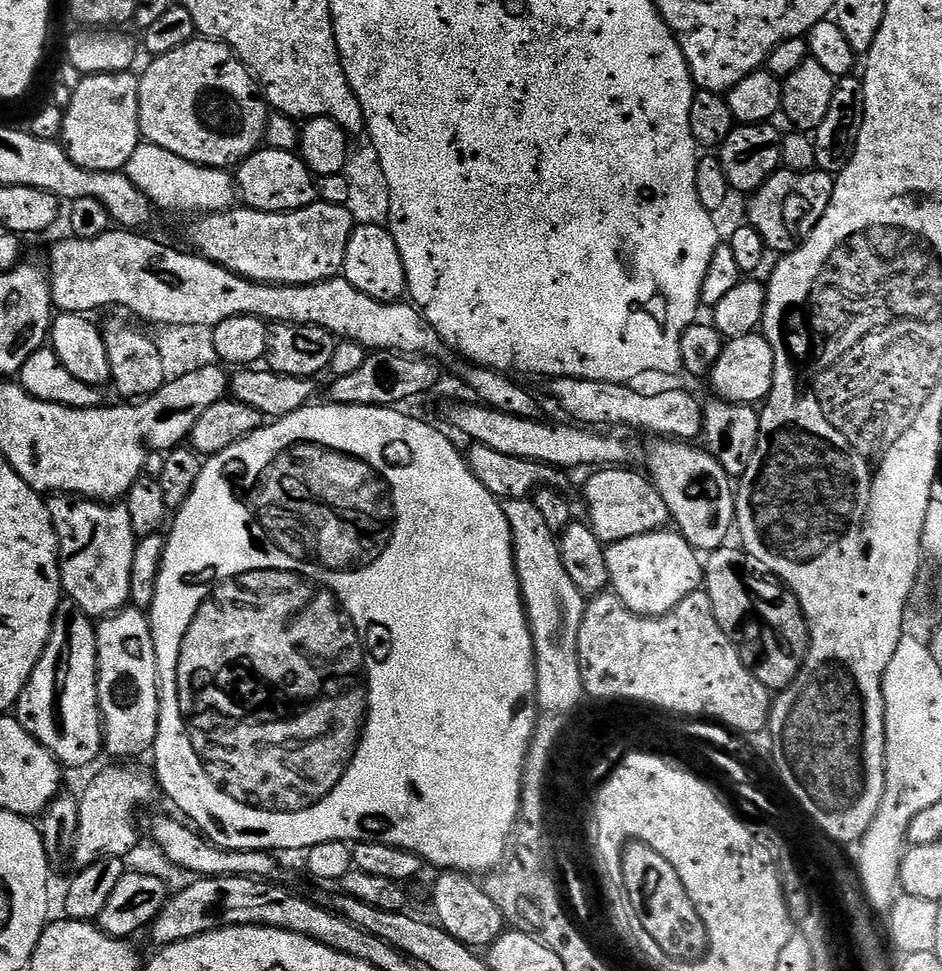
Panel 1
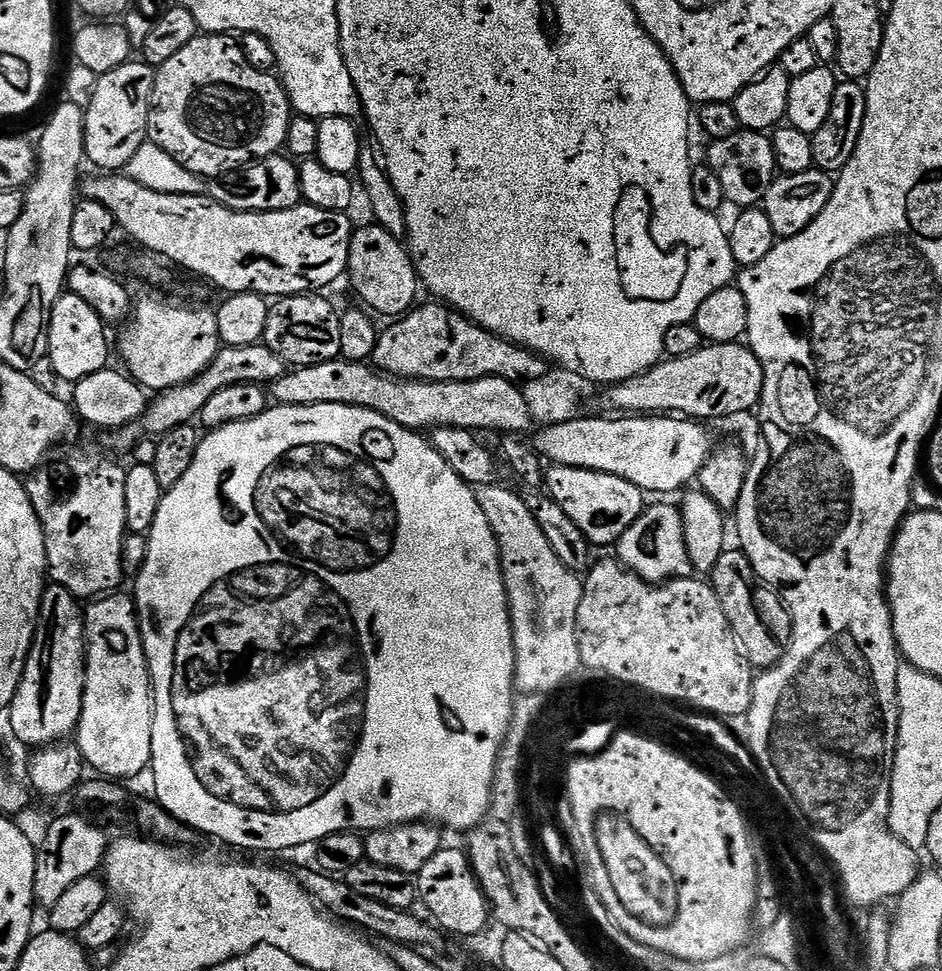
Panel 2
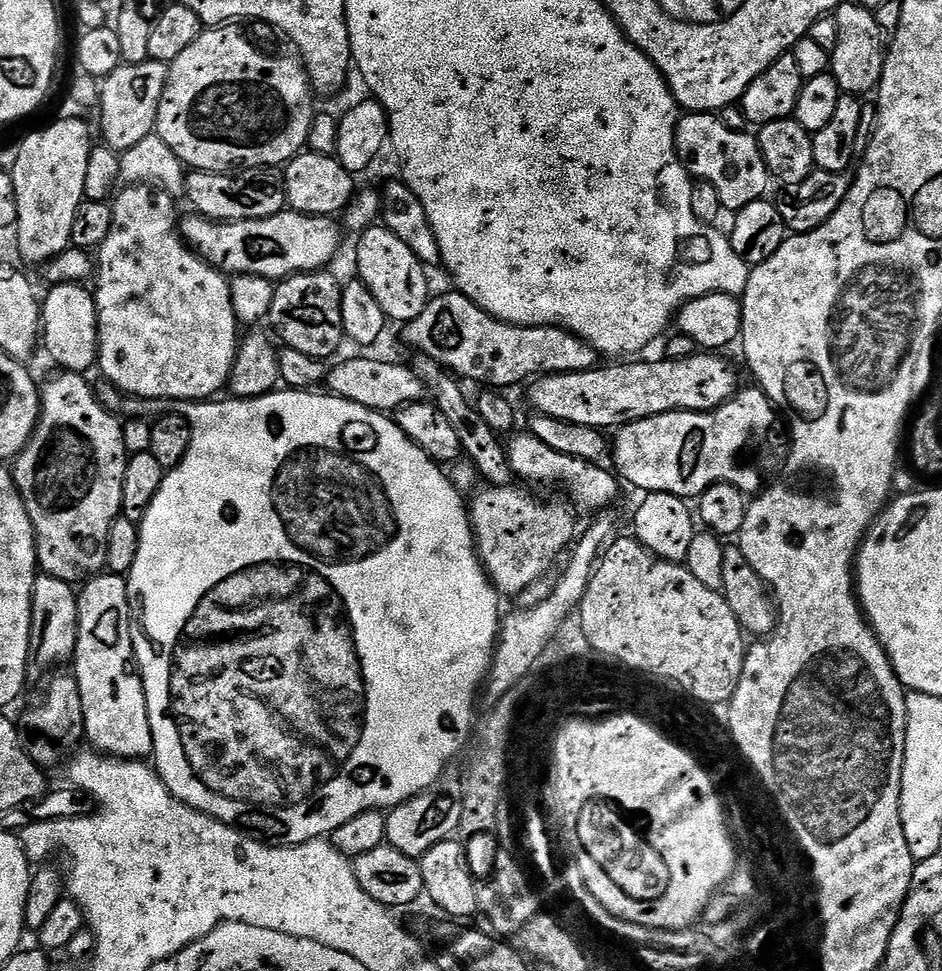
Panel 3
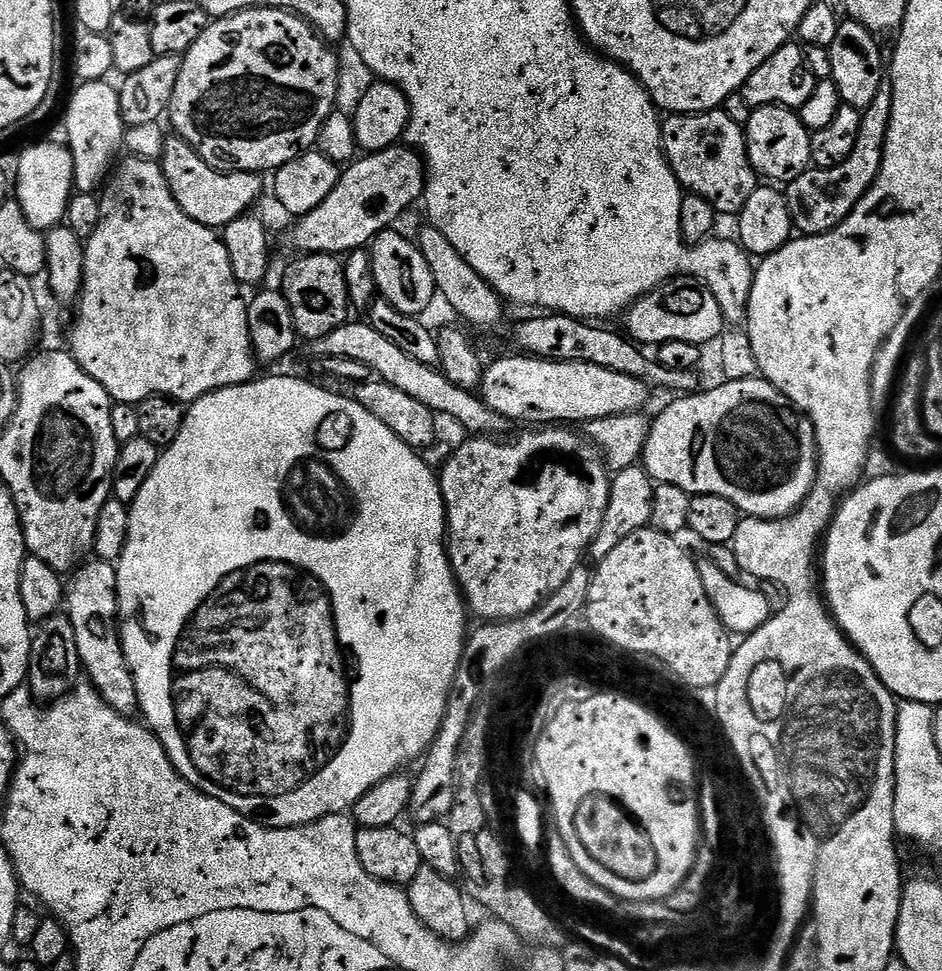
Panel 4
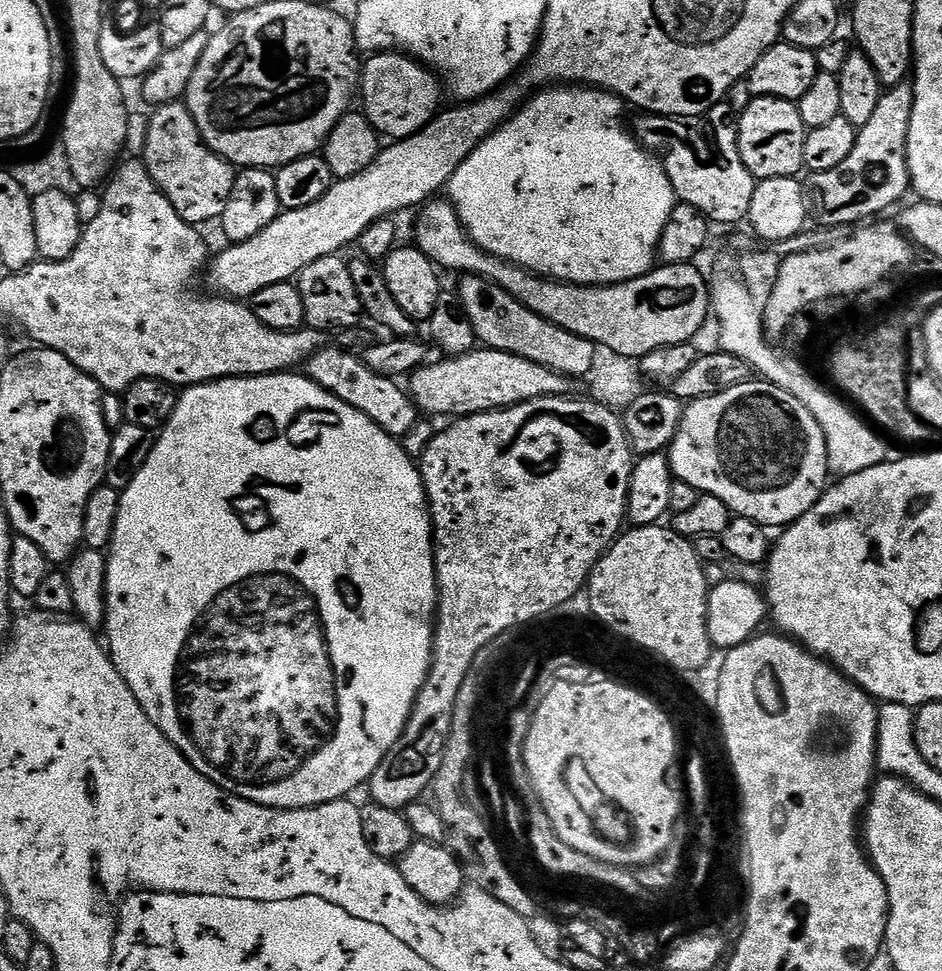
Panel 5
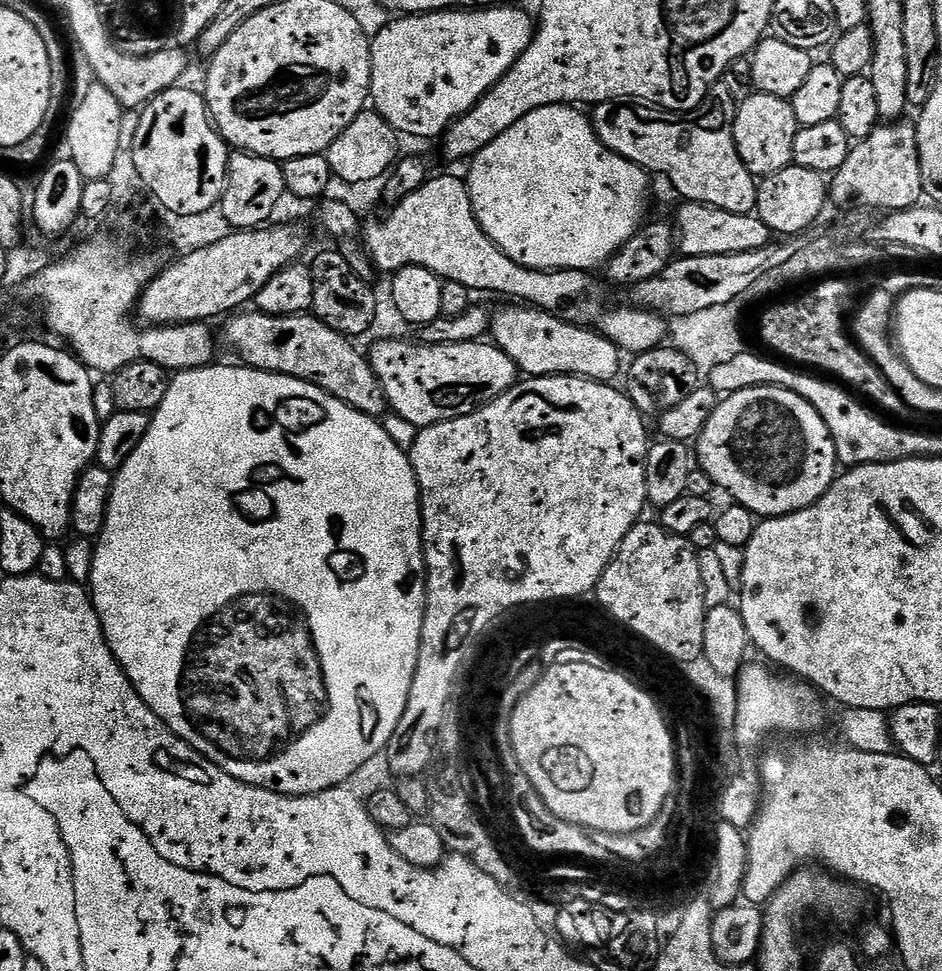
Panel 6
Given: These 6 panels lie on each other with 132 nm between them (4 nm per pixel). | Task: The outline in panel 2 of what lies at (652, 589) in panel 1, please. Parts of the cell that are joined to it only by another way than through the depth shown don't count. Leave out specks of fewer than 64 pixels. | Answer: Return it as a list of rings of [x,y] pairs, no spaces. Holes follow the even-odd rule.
[[[672,504],[645,507],[644,513],[622,534],[618,545],[618,559],[629,572],[640,576],[649,584],[662,584],[669,580],[686,580],[693,575],[690,554],[686,554],[686,534],[681,509]]]

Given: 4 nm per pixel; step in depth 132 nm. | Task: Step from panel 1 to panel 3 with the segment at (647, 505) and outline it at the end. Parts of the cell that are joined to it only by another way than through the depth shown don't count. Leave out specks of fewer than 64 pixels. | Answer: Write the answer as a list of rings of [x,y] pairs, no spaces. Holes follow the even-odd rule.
[[[527,430],[519,432],[517,431],[506,444],[513,477],[520,479],[521,476],[522,479],[529,480],[532,484],[561,484],[566,491],[573,492],[580,499],[580,504],[586,511],[596,512],[592,514],[603,513],[615,502],[616,495],[619,494],[620,488],[622,489],[622,484],[611,471],[607,472],[607,467],[591,464],[582,458],[558,454],[554,450],[550,450],[550,446],[546,446],[546,442],[534,438],[531,432]]]

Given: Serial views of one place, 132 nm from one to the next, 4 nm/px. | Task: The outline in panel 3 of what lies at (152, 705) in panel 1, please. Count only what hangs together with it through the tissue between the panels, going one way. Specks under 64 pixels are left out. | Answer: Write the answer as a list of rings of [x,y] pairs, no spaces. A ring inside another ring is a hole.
[[[101,574],[92,577],[79,589],[75,664],[74,675],[82,694],[87,743],[95,751],[117,760],[151,757],[152,731],[144,682],[139,671],[134,670],[132,611],[128,605],[125,577]]]

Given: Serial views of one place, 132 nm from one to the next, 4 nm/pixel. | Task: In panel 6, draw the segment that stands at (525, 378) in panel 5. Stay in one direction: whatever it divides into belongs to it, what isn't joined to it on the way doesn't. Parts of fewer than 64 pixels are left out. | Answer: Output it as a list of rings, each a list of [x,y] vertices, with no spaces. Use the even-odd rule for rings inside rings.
[[[409,340],[379,341],[370,349],[370,363],[386,394],[389,409],[393,413],[396,411],[406,423],[416,424],[417,429],[476,412],[483,404],[489,404],[502,393],[510,391],[512,385],[517,383],[516,364],[495,343],[471,340],[450,346],[430,346],[419,342],[411,344]]]

